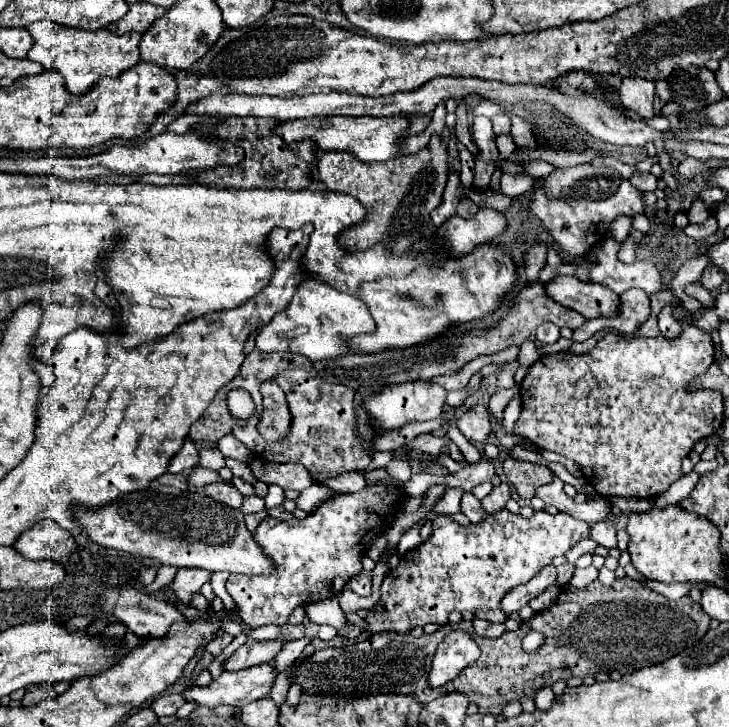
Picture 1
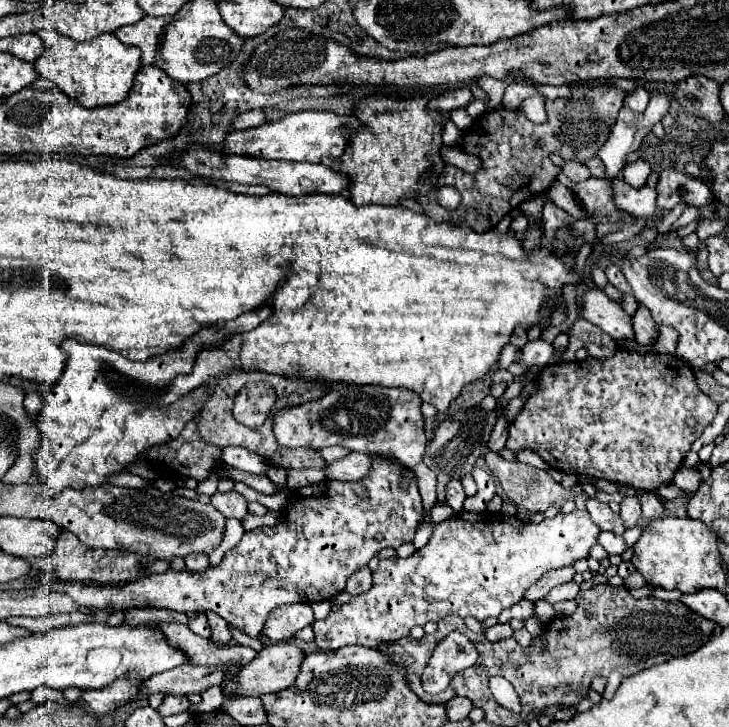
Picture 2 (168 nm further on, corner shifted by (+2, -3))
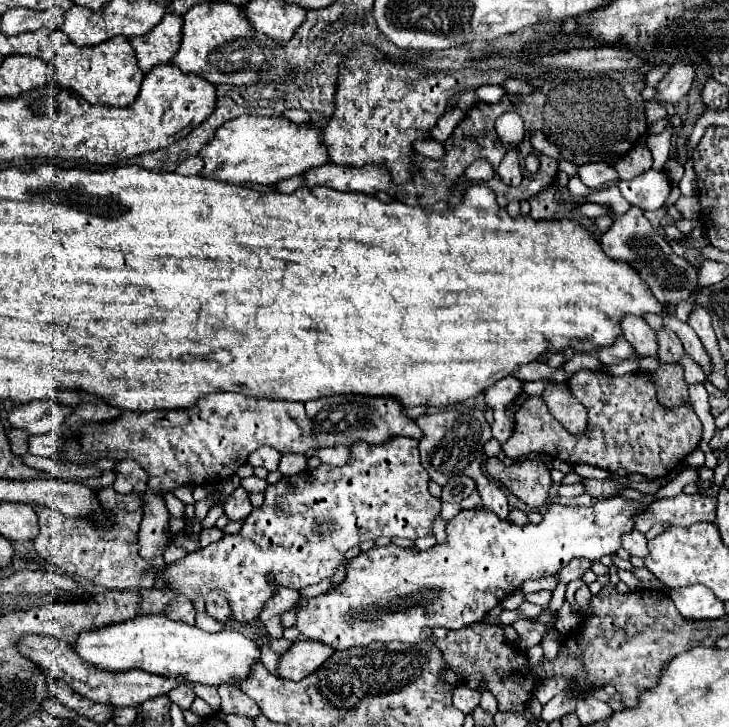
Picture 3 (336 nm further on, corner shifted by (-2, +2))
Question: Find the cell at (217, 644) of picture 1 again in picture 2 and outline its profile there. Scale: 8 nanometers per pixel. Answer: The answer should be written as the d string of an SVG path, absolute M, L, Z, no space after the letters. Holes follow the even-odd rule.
M207 613L209 627L211 627L211 641L213 643L231 643L231 631L227 627L227 621L223 621L215 613Z

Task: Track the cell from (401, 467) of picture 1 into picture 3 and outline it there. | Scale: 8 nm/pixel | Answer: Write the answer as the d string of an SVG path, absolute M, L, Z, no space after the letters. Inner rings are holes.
M333 446L333 448L323 448L317 452L317 456L321 458L323 464L329 464L329 466L343 466L347 464L351 452L347 446Z

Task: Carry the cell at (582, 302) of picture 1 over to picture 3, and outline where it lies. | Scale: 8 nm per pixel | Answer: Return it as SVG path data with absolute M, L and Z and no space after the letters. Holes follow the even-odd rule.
M625 316L623 320L623 338L635 348L641 356L657 358L657 334L649 324L639 316Z

